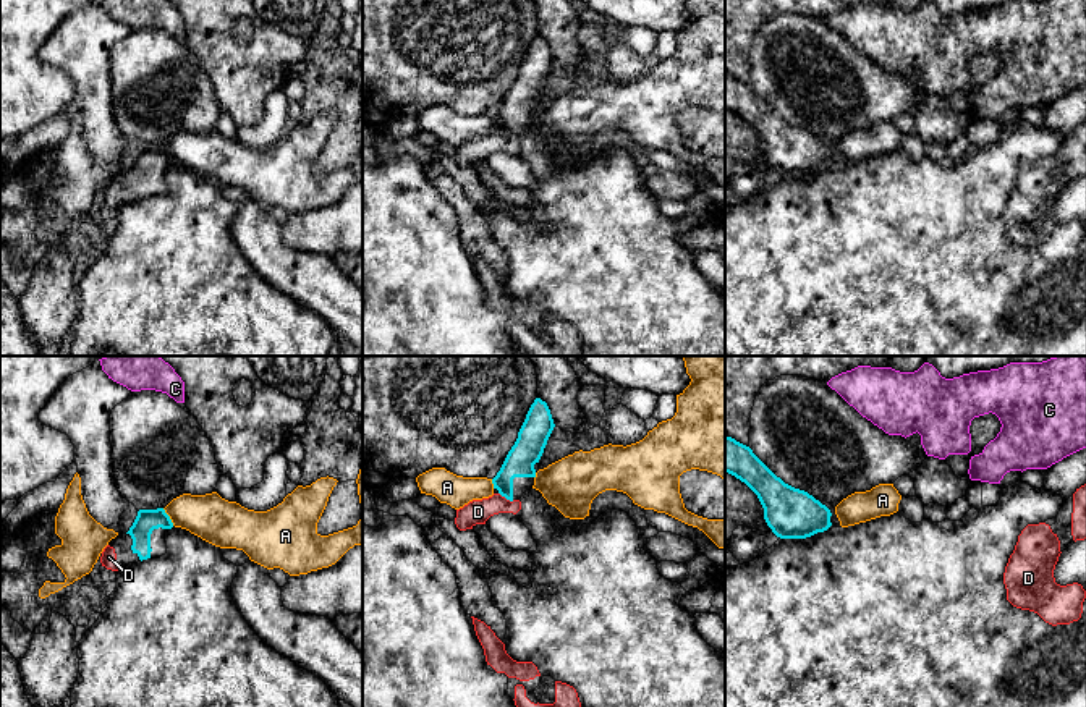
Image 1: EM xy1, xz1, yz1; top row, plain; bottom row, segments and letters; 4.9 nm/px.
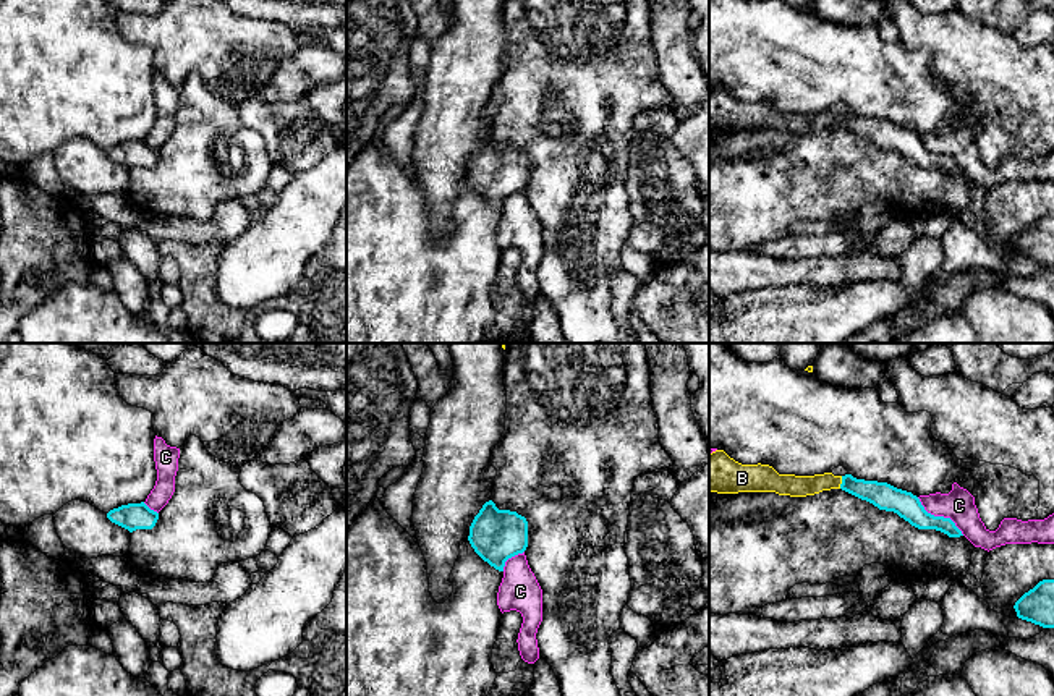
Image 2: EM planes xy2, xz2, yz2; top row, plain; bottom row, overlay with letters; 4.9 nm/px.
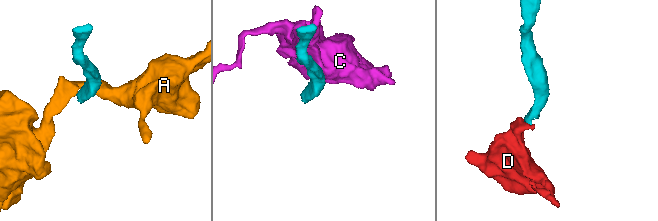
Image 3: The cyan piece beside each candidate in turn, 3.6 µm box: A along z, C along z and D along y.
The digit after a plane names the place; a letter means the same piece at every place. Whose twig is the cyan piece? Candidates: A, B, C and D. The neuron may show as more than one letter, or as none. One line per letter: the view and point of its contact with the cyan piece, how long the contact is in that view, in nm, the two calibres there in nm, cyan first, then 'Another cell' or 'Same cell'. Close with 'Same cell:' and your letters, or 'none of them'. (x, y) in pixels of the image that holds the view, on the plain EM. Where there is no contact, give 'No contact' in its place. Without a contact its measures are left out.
A: Touches cyan at xy1 (169, 154). Shared border 110 nm. Thickness 110 nm (cyan) against 220 nm. Another cell
B: Touches cyan at yz2 (842, 120). Shared border 70 nm. Thickness 130 nm (cyan) against 110 nm. Same cell
C: Touches cyan at yz2 (939, 154). Shared border 300 nm. Thickness 130 nm (cyan) against 160 nm. Another cell
D: Touches cyan at xz1 (507, 136). Shared border 90 nm. Thickness 150 nm (cyan) against 120 nm. Same cell
Same cell: B, D

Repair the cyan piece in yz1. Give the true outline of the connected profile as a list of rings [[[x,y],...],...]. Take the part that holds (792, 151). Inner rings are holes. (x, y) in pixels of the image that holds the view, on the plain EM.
[[[727,73],[725,110],[757,133],[767,163],[780,176],[806,176],[832,163],[832,150],[825,142],[808,129],[785,121],[749,84]]]

